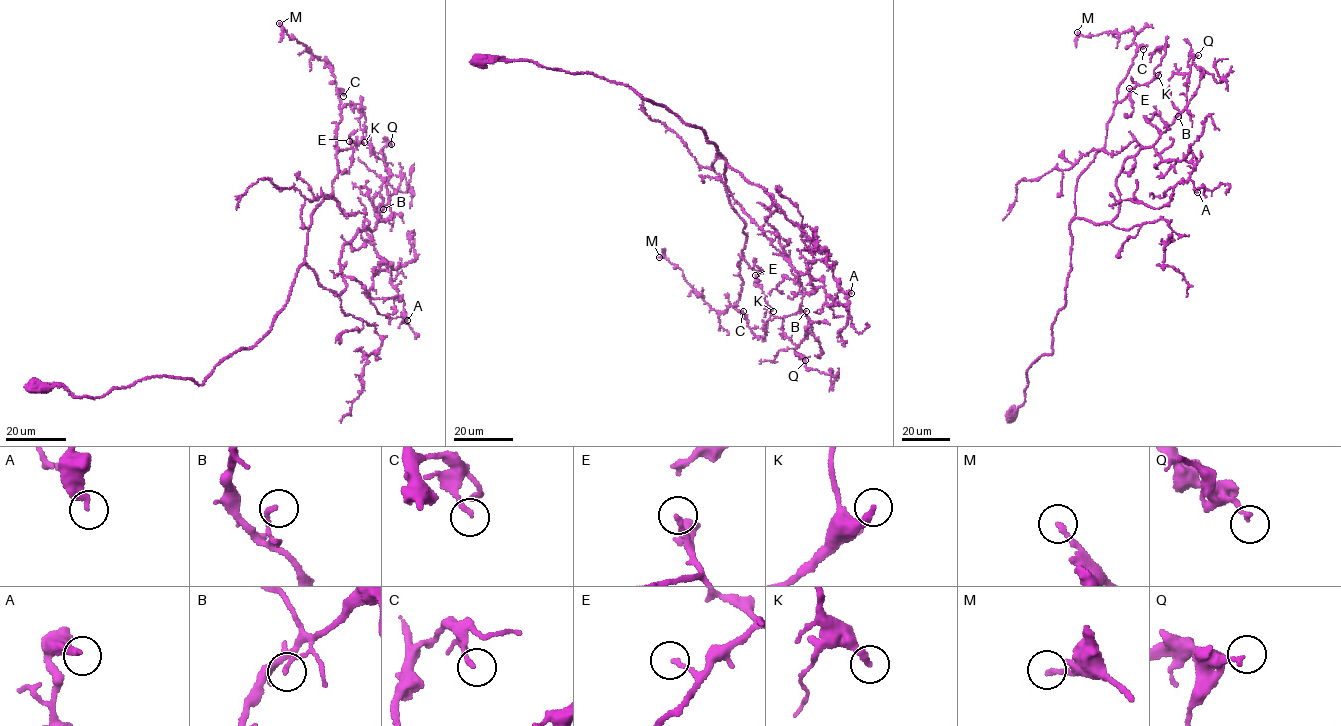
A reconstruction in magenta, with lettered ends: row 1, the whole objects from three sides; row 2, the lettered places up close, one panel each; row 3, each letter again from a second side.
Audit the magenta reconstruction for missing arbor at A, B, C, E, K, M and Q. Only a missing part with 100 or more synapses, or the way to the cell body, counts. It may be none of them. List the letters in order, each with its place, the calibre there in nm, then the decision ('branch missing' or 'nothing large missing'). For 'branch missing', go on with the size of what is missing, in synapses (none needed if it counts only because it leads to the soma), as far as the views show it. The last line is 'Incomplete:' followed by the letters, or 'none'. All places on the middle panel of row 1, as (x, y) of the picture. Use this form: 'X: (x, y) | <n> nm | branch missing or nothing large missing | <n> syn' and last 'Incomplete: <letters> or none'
A: (851, 293) | 280 nm | nothing large missing
B: (806, 311) | 170 nm | nothing large missing
C: (743, 311) | 180 nm | nothing large missing
E: (755, 275) | 170 nm | nothing large missing
K: (773, 311) | 240 nm | nothing large missing
M: (659, 257) | 190 nm | nothing large missing
Q: (805, 360) | 200 nm | nothing large missing
Incomplete: none

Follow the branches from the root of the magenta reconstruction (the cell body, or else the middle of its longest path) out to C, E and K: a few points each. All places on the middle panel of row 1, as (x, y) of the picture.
C: (479, 62), (530, 60), (593, 74), (704, 131), (726, 162), (726, 193), (746, 225), (734, 307), (743, 311)
E: (479, 62), (530, 60), (593, 74), (701, 129), (726, 163), (726, 193), (745, 224), (742, 255), (755, 275)
K: (479, 62), (530, 60), (593, 74), (704, 131), (726, 163), (726, 193), (746, 225), (742, 255), (773, 311)

